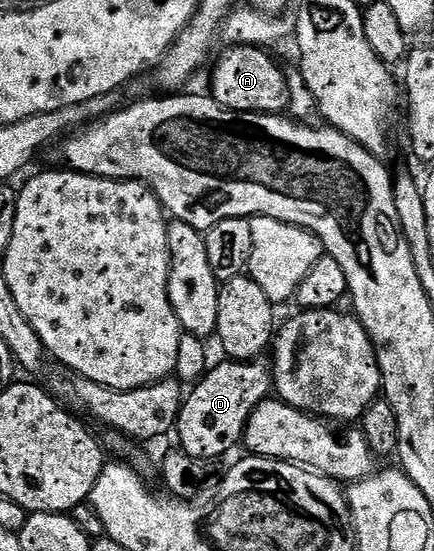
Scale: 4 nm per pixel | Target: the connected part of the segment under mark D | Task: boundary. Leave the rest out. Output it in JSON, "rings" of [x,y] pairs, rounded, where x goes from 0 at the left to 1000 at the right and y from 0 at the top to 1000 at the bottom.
{"rings":[[[516,655],[502,666],[484,664],[456,695],[442,697],[445,710],[424,719],[417,748],[408,759],[403,791],[415,817],[440,829],[507,835],[537,809],[565,795],[565,773],[601,730],[622,722],[629,682],[608,657],[551,659]]]}

